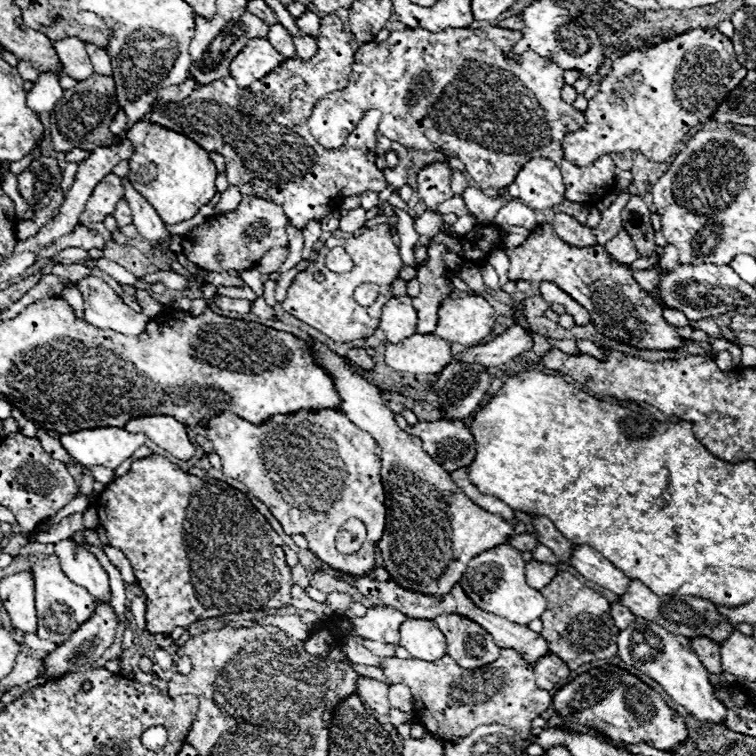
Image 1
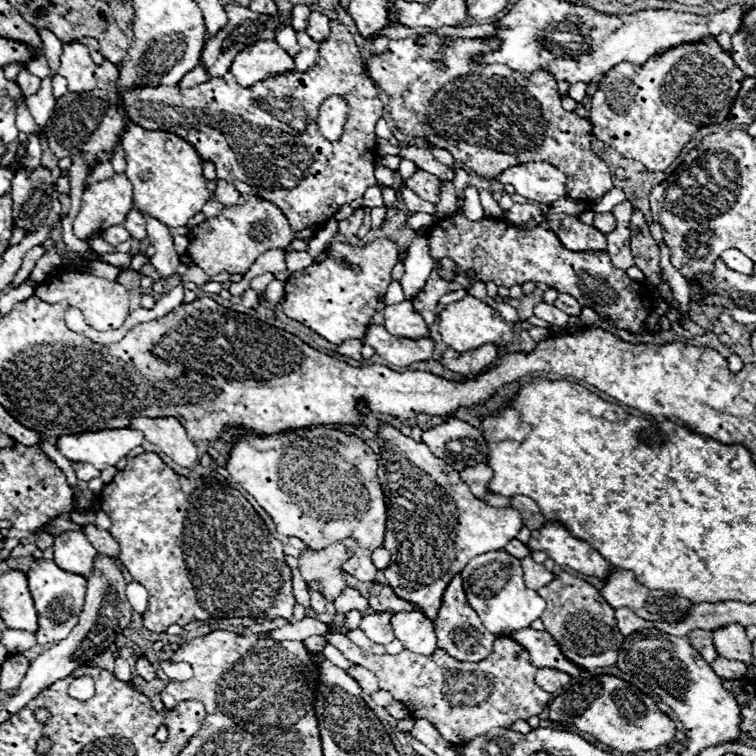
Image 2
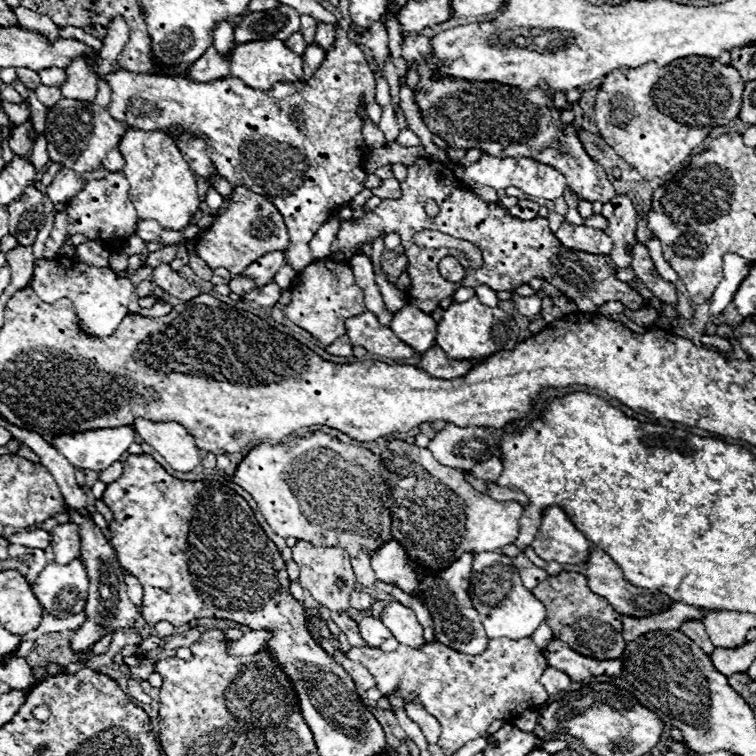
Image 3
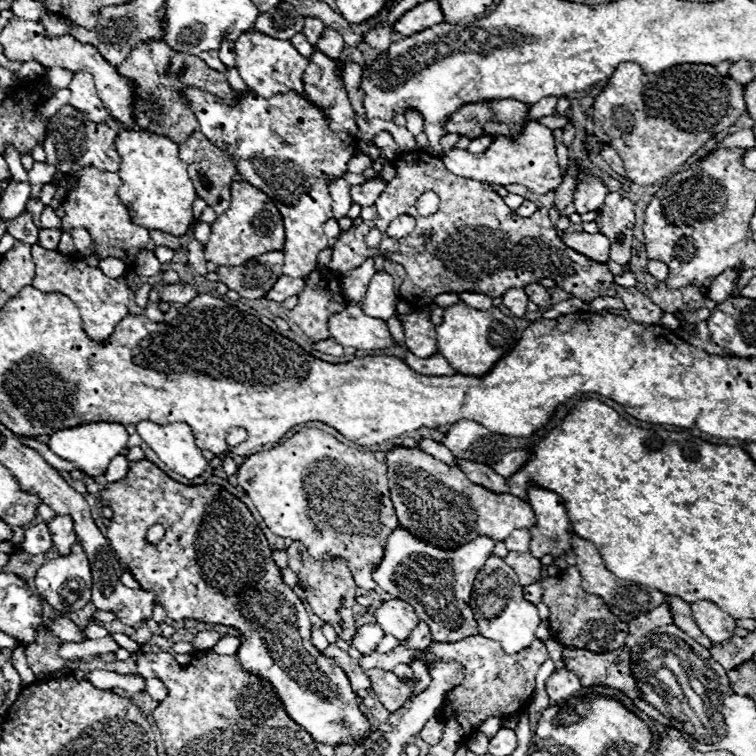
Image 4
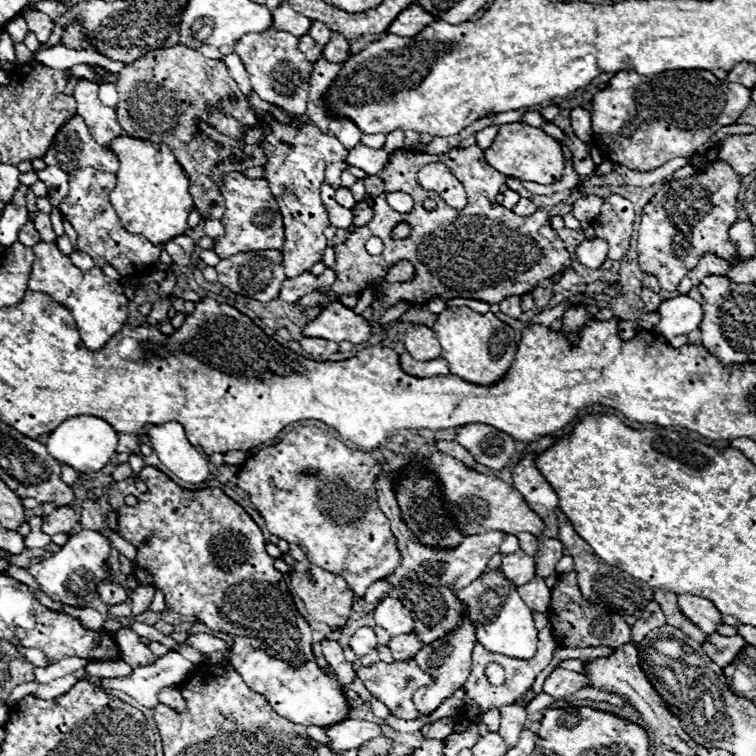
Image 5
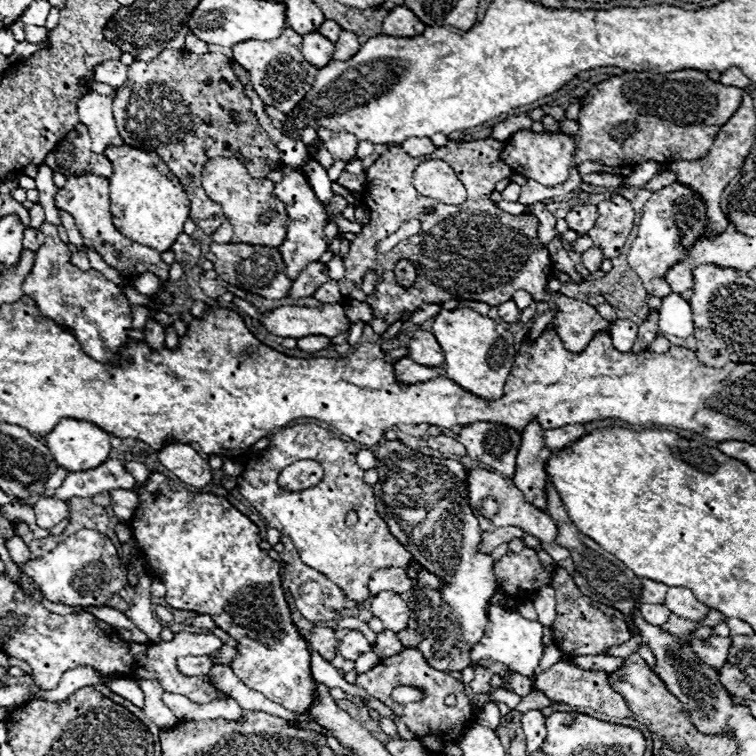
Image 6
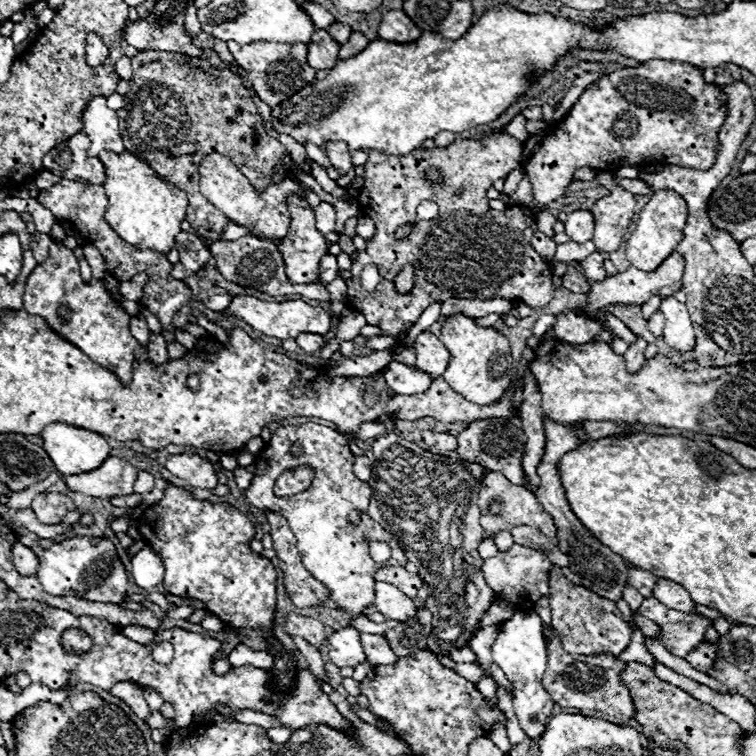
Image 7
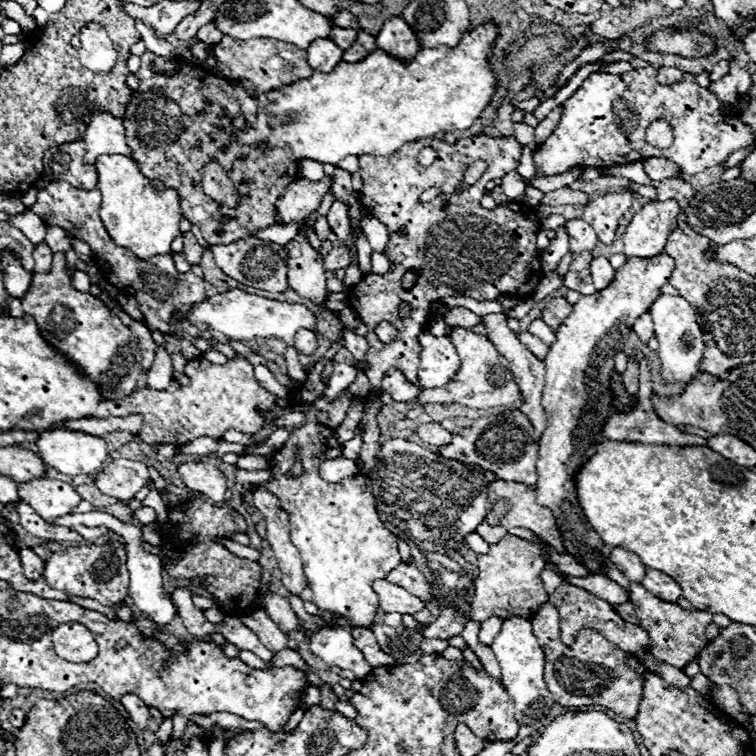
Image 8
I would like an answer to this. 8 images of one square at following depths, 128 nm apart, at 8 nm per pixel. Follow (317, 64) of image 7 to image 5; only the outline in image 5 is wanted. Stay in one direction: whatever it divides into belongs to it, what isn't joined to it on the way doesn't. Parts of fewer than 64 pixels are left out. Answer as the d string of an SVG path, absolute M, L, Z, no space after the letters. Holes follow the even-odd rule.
M306 34L306 36L300 36L300 38L298 38L298 48L306 54L306 60L318 62L318 60L322 58L324 44L318 44L310 34Z

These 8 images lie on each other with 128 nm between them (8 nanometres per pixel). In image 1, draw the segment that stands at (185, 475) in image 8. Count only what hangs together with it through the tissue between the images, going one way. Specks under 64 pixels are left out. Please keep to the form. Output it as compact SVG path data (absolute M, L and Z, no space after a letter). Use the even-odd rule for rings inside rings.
M146 416L146 418L134 418L126 422L124 426L128 432L144 432L148 440L164 448L168 454L172 454L178 460L192 460L194 456L194 446L188 440L186 426L178 422L172 416Z

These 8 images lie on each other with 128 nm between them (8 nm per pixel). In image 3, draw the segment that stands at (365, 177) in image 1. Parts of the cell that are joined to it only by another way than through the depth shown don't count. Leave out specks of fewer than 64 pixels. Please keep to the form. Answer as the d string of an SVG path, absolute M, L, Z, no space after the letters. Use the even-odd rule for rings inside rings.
M338 28L338 42L334 50L326 52L326 58L320 70L308 82L278 82L274 90L262 94L258 90L246 88L238 78L220 78L204 84L190 82L188 78L168 78L168 76L148 76L134 74L126 70L116 70L106 78L110 86L110 106L108 112L126 122L130 128L138 128L144 132L162 130L168 132L172 124L180 124L182 128L190 128L200 138L206 138L208 150L212 152L214 166L222 178L226 178L234 186L246 186L248 190L270 198L274 206L284 216L290 246L284 256L294 272L304 270L314 256L310 252L310 240L316 230L336 212L336 208L344 200L352 200L362 188L366 172L362 170L362 160L366 156L366 142L362 138L362 118L358 116L360 96L364 102L374 102L376 80L370 70L364 52L346 38L346 28Z

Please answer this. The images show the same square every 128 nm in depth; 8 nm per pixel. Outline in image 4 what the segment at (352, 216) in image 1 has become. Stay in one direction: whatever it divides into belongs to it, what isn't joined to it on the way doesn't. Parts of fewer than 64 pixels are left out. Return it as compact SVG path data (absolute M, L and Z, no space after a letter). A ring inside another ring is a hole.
M424 150L402 152L392 160L392 166L396 168L396 176L376 200L378 218L374 222L352 226L348 232L340 232L332 246L332 272L344 274L358 268L366 258L382 254L386 260L398 262L406 268L406 278L400 284L398 294L412 308L428 306L438 294L478 292L498 298L510 288L526 288L542 278L552 278L560 288L582 300L594 300L596 296L620 298L632 320L638 324L662 324L664 312L652 304L650 298L636 288L614 286L614 276L606 264L590 262L562 242L548 216L548 208L540 208L530 218L522 218L504 204L490 184L450 174L440 158ZM428 190L438 194L440 208L432 216L420 216L416 200ZM400 214L410 214L416 220L416 228L410 236L394 240L386 234L386 228ZM370 228L378 228L382 234L382 244L378 248L368 248L364 242ZM424 234L430 238L424 240Z

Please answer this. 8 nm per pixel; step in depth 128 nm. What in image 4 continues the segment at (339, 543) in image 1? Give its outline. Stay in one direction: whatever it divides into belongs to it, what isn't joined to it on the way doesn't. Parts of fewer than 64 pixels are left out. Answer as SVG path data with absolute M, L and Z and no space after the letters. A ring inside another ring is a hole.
M292 542L286 550L288 566L298 576L298 588L304 592L304 598L312 612L330 624L342 640L352 640L356 634L356 622L352 618L352 606L356 604L356 584L342 560L314 560L302 542Z

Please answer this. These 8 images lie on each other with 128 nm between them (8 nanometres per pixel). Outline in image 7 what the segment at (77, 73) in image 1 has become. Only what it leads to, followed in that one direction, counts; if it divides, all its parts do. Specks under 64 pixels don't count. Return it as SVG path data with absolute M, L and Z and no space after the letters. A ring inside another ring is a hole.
M98 96L94 102L90 102L84 110L84 134L90 138L88 156L96 158L102 150L110 150L116 154L122 154L124 140L120 136L118 116L112 108L106 106L106 98Z

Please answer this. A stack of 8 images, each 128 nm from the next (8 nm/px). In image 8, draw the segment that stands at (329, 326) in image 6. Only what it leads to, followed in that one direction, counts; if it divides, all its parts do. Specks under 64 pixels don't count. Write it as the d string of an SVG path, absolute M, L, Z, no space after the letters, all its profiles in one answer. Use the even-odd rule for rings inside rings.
M232 288L232 290L226 290L222 294L210 296L206 300L202 300L202 302L194 304L190 308L190 312L178 314L178 316L180 316L180 322L204 324L204 326L208 326L212 330L222 332L224 336L228 336L230 340L236 340L236 342L252 340L256 336L260 336L260 338L276 336L276 338L282 338L288 346L294 346L294 334L300 328L314 330L314 324L316 324L314 314L302 304L288 304L288 302L268 300L268 298L238 290L238 288Z

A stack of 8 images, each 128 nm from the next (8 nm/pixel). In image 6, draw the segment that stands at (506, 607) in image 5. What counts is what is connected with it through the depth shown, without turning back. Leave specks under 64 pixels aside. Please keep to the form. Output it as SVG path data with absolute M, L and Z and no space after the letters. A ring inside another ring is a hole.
M498 590L490 602L488 608L488 626L486 626L486 634L482 636L482 640L478 644L474 644L472 652L470 652L470 660L476 662L484 656L490 656L492 660L504 664L508 670L518 672L522 676L528 676L534 680L534 672L540 664L540 658L544 654L544 644L542 644L542 624L534 622L534 620L526 620L524 616L520 616L516 610L512 612L504 612L498 606L498 600L502 598L510 598L506 596L502 590Z

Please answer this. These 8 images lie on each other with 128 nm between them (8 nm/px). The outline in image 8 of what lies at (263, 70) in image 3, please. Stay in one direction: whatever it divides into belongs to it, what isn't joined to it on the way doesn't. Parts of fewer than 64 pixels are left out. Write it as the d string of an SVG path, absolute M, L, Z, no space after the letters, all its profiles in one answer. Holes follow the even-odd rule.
M224 34L222 40L212 46L212 50L216 58L216 68L212 68L214 76L226 78L226 80L246 78L254 82L254 86L262 92L312 76L312 68L306 62L306 52L298 50L294 44L288 44L288 42L278 42L272 38L252 38L248 42L238 42L236 38L230 38Z

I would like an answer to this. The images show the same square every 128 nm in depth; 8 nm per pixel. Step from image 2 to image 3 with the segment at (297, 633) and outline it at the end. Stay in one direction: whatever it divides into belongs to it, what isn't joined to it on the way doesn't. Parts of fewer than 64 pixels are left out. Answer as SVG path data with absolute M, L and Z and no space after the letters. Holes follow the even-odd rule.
M250 630L250 632L246 632L242 638L228 642L228 654L232 654L232 656L256 654L270 636L272 636L272 634L270 634L268 630L264 630L264 632L262 632L262 630L260 630L260 632Z

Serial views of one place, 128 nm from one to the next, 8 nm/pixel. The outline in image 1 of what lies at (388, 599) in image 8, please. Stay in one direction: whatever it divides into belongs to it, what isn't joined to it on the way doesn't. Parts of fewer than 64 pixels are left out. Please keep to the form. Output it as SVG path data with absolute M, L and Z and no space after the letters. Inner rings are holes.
M408 618L406 622L402 622L400 646L404 646L410 656L422 660L438 660L446 654L444 636L432 620Z

